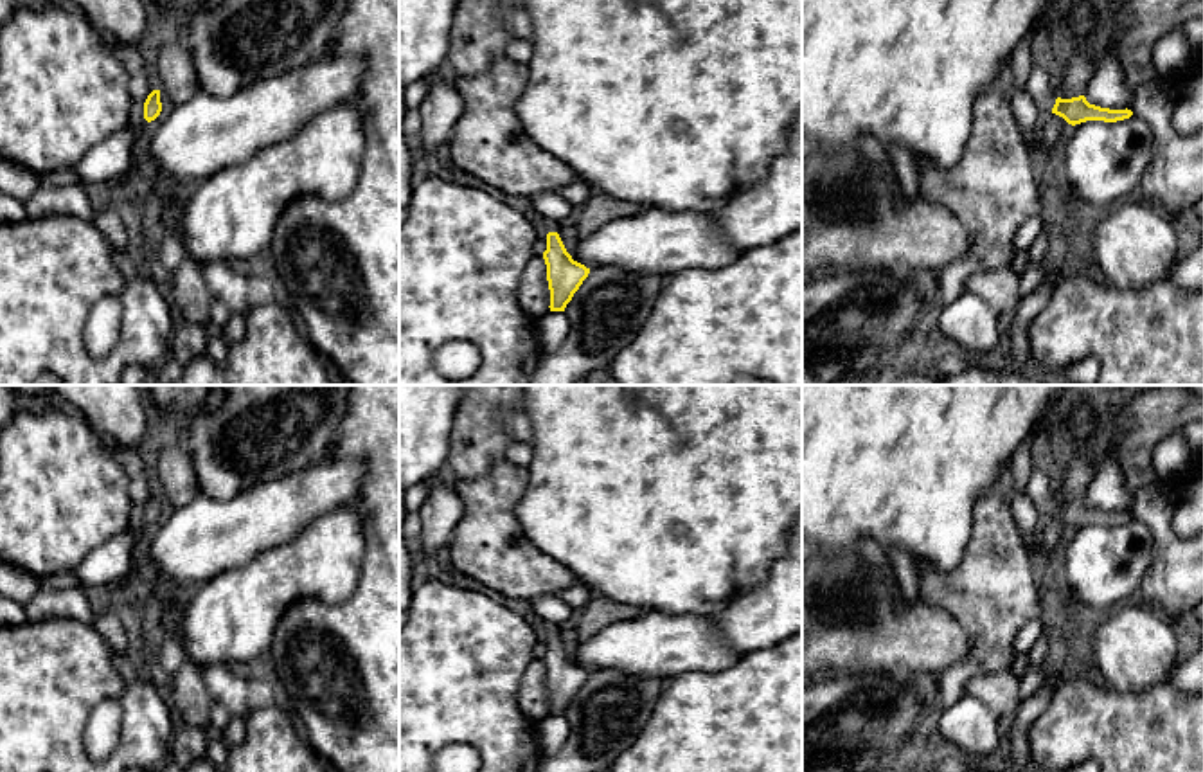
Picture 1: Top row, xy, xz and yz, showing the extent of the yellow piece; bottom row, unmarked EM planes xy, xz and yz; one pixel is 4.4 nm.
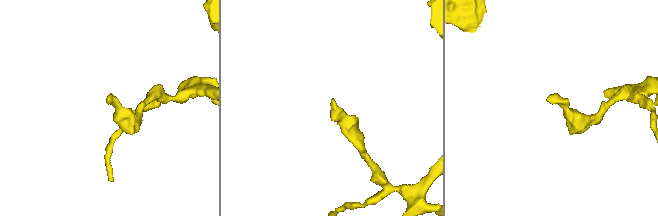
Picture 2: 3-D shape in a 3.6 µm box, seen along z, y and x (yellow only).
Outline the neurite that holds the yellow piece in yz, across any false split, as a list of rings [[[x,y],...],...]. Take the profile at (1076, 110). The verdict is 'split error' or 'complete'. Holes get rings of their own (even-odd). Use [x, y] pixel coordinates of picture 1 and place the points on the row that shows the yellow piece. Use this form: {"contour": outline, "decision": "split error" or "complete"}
{"contour": [[[1032,63],[1027,83],[1027,94],[1032,97],[1039,112],[1052,112],[1063,117],[1068,124],[1075,126],[1086,121],[1117,122],[1129,119],[1131,110],[1109,110],[1090,104],[1084,95],[1061,99],[1054,94],[1047,72]]], "decision": "split error"}

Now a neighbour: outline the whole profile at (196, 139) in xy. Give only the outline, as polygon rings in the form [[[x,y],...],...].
[[[327,47],[297,70],[255,81],[228,97],[198,90],[135,146],[120,180],[140,193],[158,173],[200,184],[293,137],[318,113],[354,97],[363,74],[360,56],[334,54]]]

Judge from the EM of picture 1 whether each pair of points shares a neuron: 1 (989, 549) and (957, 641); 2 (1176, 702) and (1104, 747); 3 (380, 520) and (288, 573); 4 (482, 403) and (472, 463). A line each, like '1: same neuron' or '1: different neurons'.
1: different neurons
2: same neuron
3: different neurons
4: same neuron

